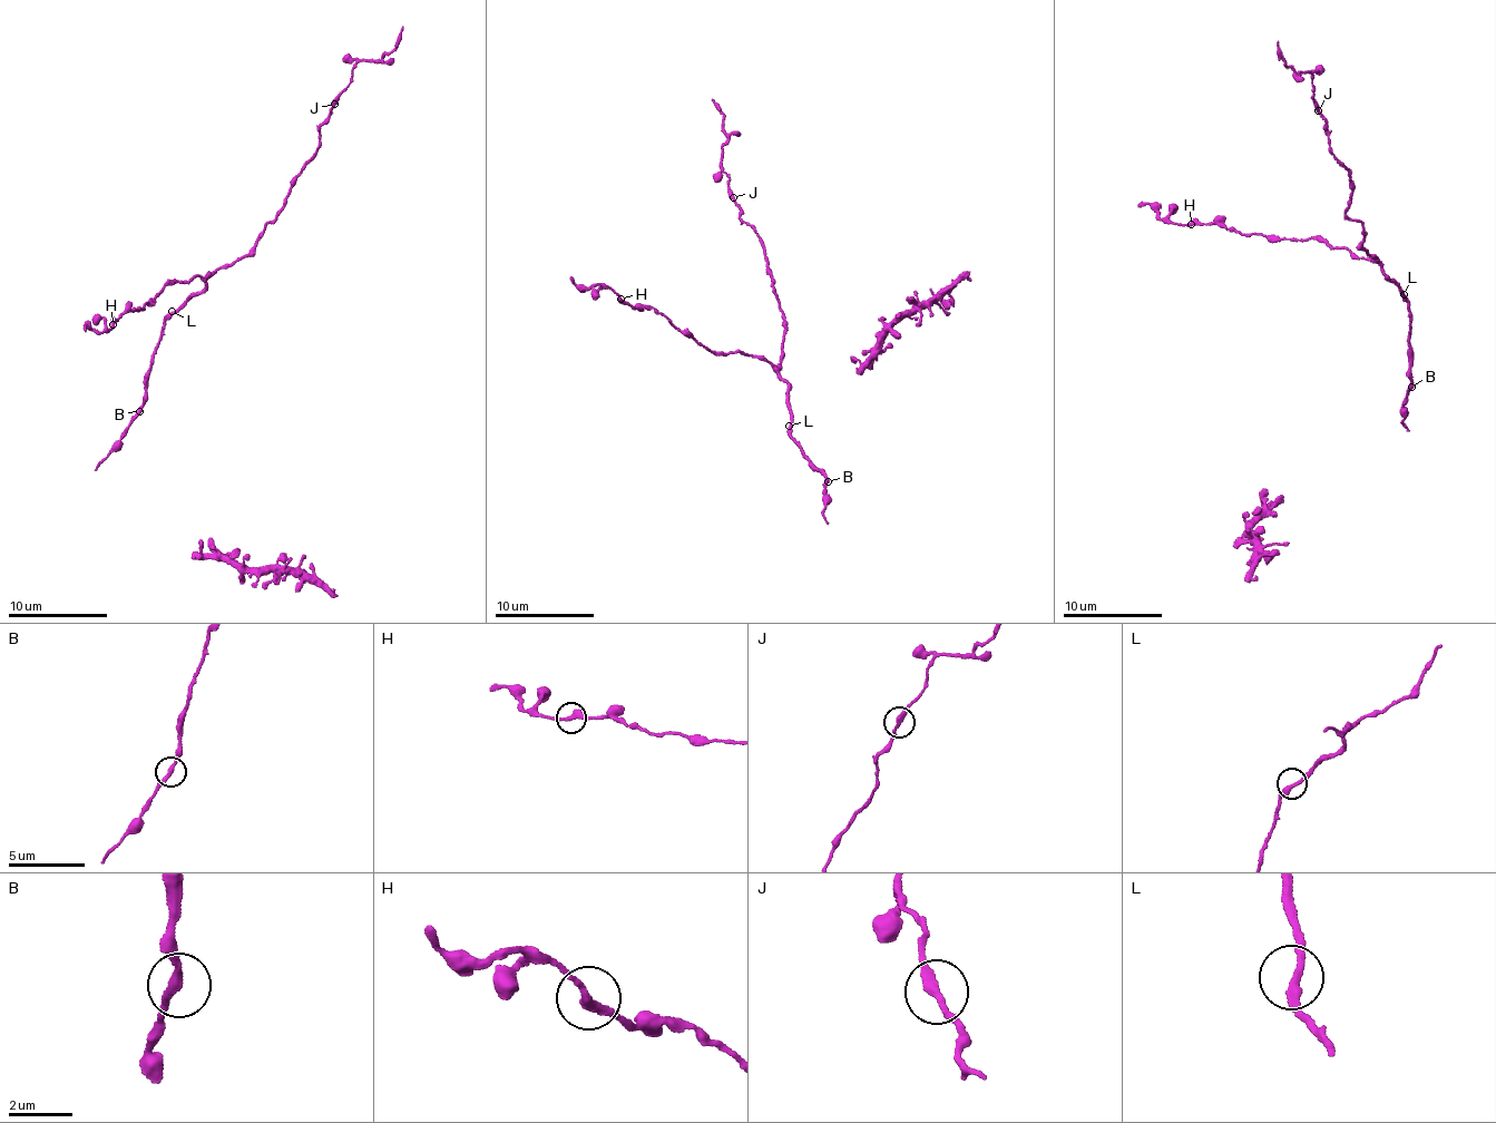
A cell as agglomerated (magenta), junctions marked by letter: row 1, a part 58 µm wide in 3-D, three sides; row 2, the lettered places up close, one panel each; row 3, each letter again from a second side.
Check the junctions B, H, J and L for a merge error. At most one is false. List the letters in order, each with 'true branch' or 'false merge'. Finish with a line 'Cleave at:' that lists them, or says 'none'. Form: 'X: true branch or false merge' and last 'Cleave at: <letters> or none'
B: true branch
H: true branch
J: true branch
L: true branch
Cleave at: none

